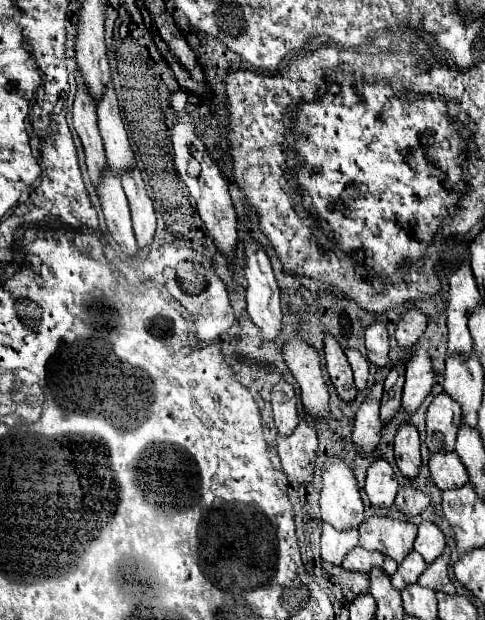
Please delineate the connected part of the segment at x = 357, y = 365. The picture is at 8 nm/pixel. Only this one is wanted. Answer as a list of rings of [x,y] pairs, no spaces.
[[[355,349],[345,351],[345,355],[347,355],[347,361],[349,361],[351,369],[353,369],[353,377],[355,377],[357,389],[365,391],[367,389],[367,381],[369,381],[369,363],[367,363],[367,359]]]

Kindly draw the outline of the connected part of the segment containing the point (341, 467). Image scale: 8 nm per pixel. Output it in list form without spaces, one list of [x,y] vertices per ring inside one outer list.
[[[327,457],[321,489],[321,519],[337,531],[359,527],[365,521],[363,501],[351,467],[339,457]]]

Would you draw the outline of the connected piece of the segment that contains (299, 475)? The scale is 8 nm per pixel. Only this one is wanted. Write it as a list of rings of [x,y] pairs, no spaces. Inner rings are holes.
[[[305,419],[299,421],[297,431],[293,431],[293,435],[277,439],[277,449],[279,449],[283,473],[289,477],[289,481],[305,483],[305,485],[313,483],[317,433]]]

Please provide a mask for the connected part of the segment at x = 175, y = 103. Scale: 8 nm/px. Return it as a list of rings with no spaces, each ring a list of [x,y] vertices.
[[[175,91],[175,93],[171,93],[169,105],[171,105],[171,109],[173,109],[175,113],[183,111],[185,105],[187,105],[187,93],[185,93],[185,91]]]

